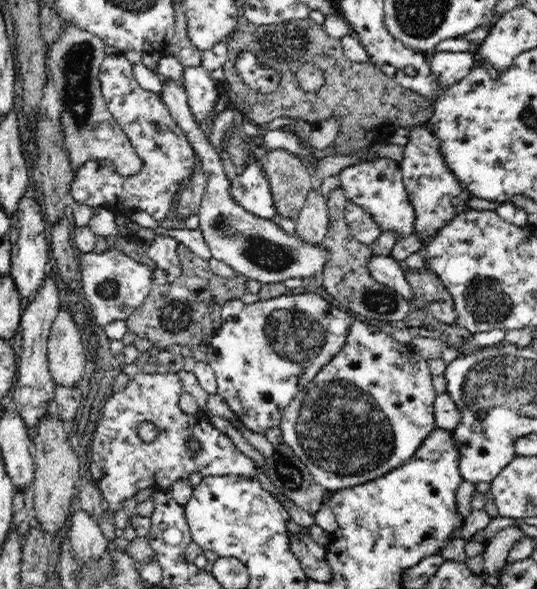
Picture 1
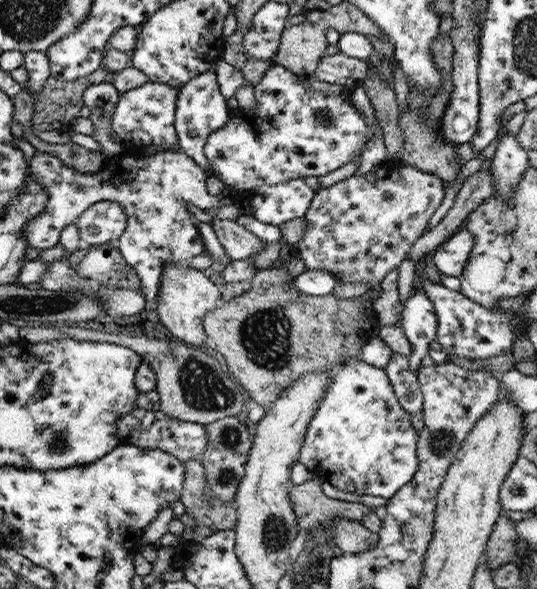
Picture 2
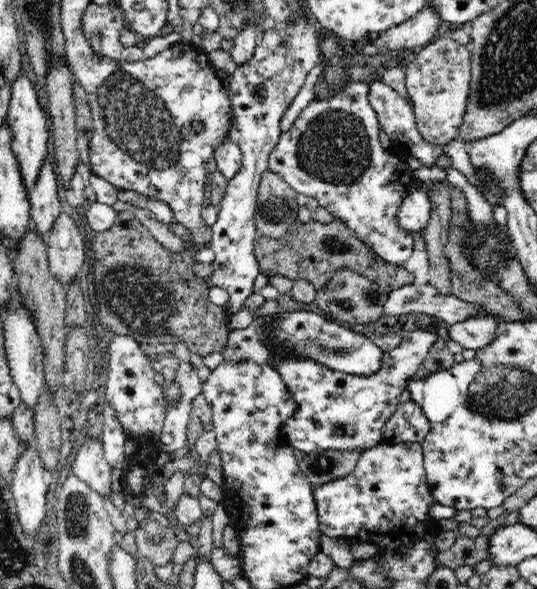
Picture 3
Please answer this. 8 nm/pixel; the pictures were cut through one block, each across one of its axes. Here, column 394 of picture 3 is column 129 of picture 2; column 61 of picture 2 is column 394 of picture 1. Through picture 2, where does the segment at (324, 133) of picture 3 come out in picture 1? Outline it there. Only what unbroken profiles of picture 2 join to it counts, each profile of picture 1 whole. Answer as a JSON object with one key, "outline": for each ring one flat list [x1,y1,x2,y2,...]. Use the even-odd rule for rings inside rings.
{"outline":[[388,158,362,161,344,168,339,174,340,188,346,197,369,214,378,224,382,234,395,232,398,241,408,238,413,231,413,207,409,204,401,169,395,160]]}

